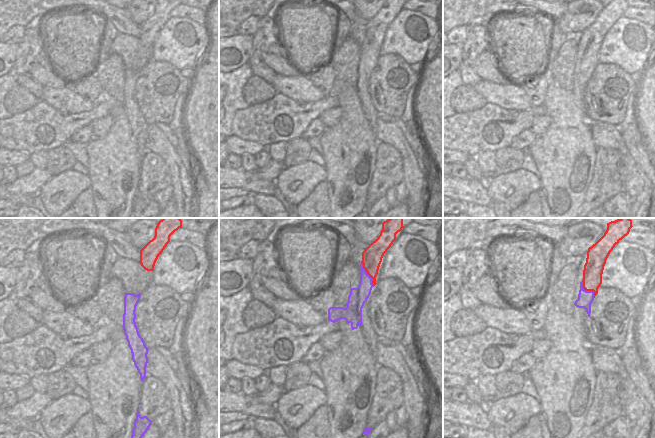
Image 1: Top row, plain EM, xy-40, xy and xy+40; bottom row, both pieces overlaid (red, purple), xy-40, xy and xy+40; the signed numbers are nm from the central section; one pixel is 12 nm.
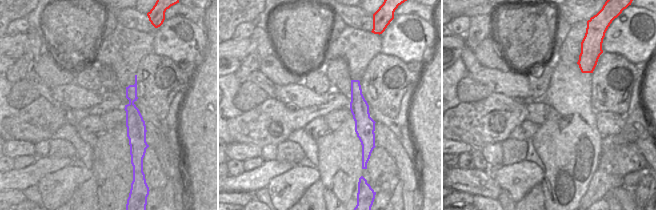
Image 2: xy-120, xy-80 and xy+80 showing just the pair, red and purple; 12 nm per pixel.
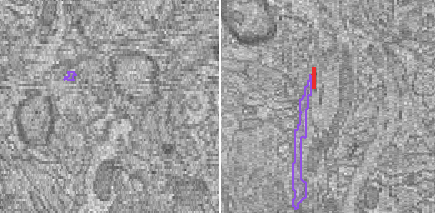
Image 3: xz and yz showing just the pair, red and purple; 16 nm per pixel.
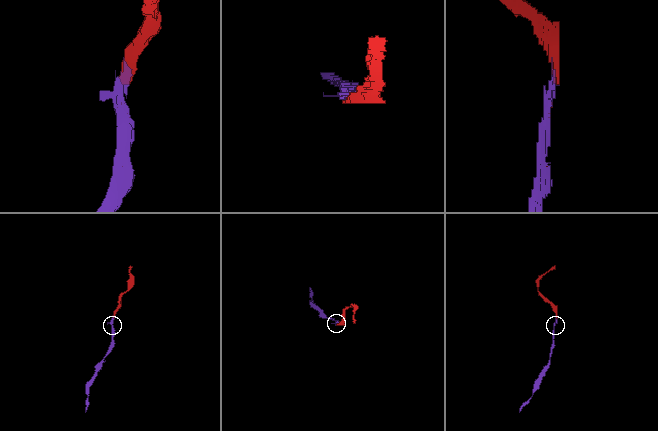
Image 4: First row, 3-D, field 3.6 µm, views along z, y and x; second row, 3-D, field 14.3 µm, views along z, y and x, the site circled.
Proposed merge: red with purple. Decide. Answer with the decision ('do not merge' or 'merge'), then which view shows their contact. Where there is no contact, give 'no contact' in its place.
merge | xy+40

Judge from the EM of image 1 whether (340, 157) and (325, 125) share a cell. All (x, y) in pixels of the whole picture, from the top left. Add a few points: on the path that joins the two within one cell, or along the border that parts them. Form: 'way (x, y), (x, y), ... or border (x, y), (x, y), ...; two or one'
border (330, 115), (331, 126), (317, 136); two

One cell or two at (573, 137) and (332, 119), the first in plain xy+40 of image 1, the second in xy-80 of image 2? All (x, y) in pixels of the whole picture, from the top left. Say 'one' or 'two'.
two

